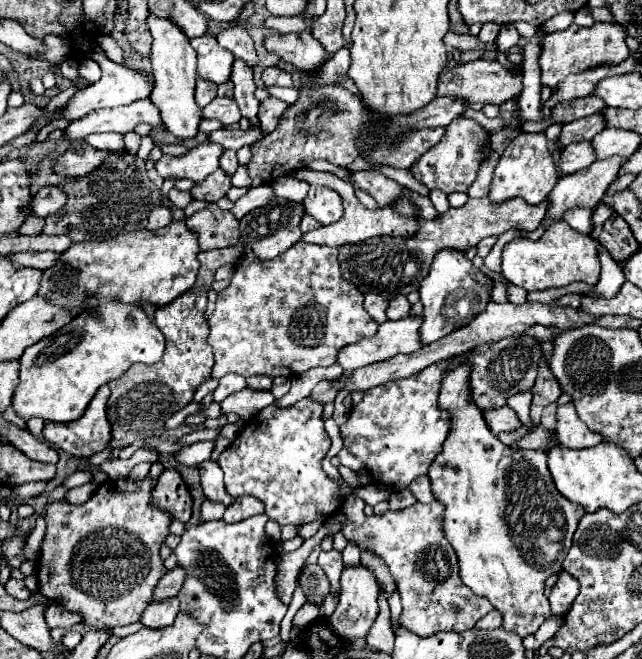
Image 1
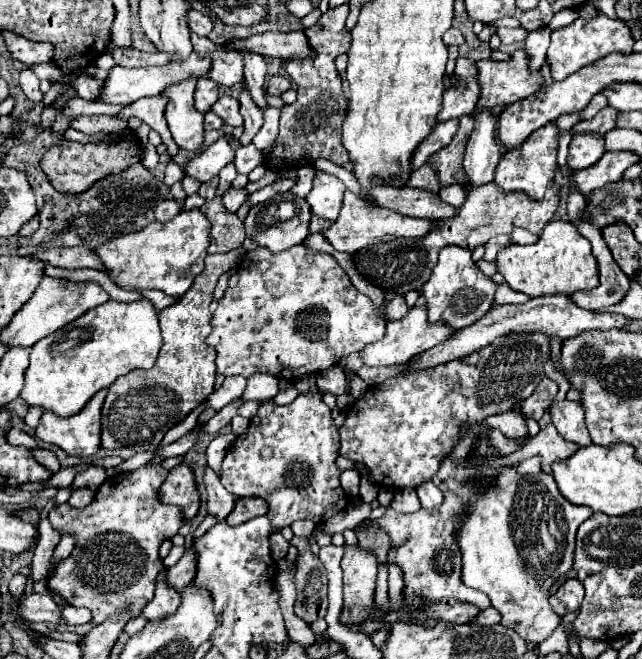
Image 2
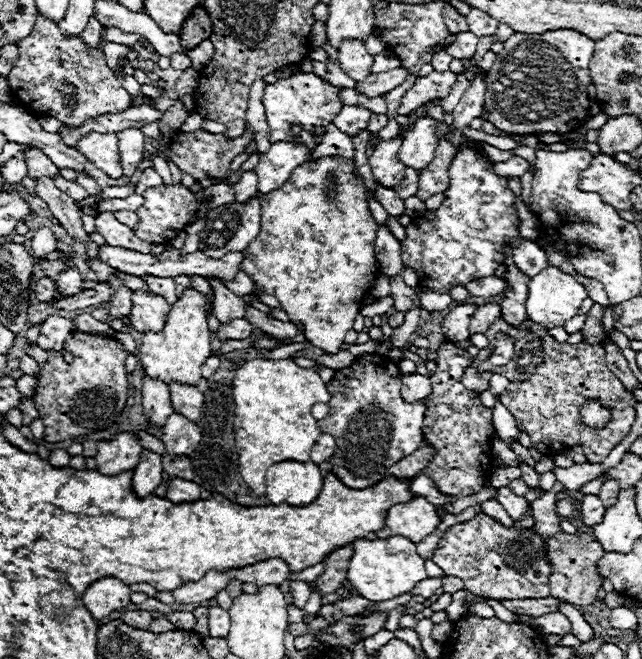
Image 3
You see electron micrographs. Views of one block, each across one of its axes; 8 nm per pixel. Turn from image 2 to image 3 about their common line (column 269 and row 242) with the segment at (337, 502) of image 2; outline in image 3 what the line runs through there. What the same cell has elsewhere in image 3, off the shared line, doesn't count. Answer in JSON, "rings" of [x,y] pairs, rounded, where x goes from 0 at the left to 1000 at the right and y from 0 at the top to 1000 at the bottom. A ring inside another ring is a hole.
{"rings":[[[729,222],[710,234],[698,267],[701,282],[692,291],[688,313],[645,331],[626,367],[629,404],[654,416],[654,434],[679,443],[698,443],[704,431],[723,434],[735,422],[766,419],[785,401],[785,367],[807,373],[801,291],[791,285],[788,270],[769,264],[766,246],[738,222]]]}

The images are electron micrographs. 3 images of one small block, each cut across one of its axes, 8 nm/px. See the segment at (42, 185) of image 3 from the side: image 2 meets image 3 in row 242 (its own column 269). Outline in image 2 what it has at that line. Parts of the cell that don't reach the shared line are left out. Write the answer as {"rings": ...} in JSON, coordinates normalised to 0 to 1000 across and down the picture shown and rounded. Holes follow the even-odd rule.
{"rings":[[[424,115],[414,140],[417,140],[421,146],[439,146],[449,134],[452,134],[452,121],[449,121],[449,118],[442,118],[442,115]]]}

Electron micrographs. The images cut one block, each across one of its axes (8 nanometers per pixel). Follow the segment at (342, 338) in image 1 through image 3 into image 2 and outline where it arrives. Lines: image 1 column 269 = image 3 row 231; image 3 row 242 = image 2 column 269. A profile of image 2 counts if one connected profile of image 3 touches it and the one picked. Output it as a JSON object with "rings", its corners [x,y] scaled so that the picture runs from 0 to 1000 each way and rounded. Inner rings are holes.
{"rings":[[[470,370],[430,385],[417,376],[383,382],[371,401],[371,416],[371,431],[355,437],[340,458],[330,483],[333,501],[321,513],[321,522],[336,531],[336,558],[349,571],[371,568],[386,574],[399,564],[411,564],[458,580],[477,568],[492,568],[526,552],[530,543],[592,516],[601,504],[601,489],[589,480],[579,455],[548,437],[548,428],[536,419],[523,395],[517,395],[517,388],[480,382]]]}

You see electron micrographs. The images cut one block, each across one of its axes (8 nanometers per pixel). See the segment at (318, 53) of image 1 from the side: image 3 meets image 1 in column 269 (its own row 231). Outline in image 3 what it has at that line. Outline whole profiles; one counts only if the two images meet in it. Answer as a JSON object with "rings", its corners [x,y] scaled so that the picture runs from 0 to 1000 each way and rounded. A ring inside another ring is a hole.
{"rings":[[[62,346],[53,352],[50,361],[50,385],[56,392],[69,392],[72,385],[87,379],[87,358],[75,346]]]}

